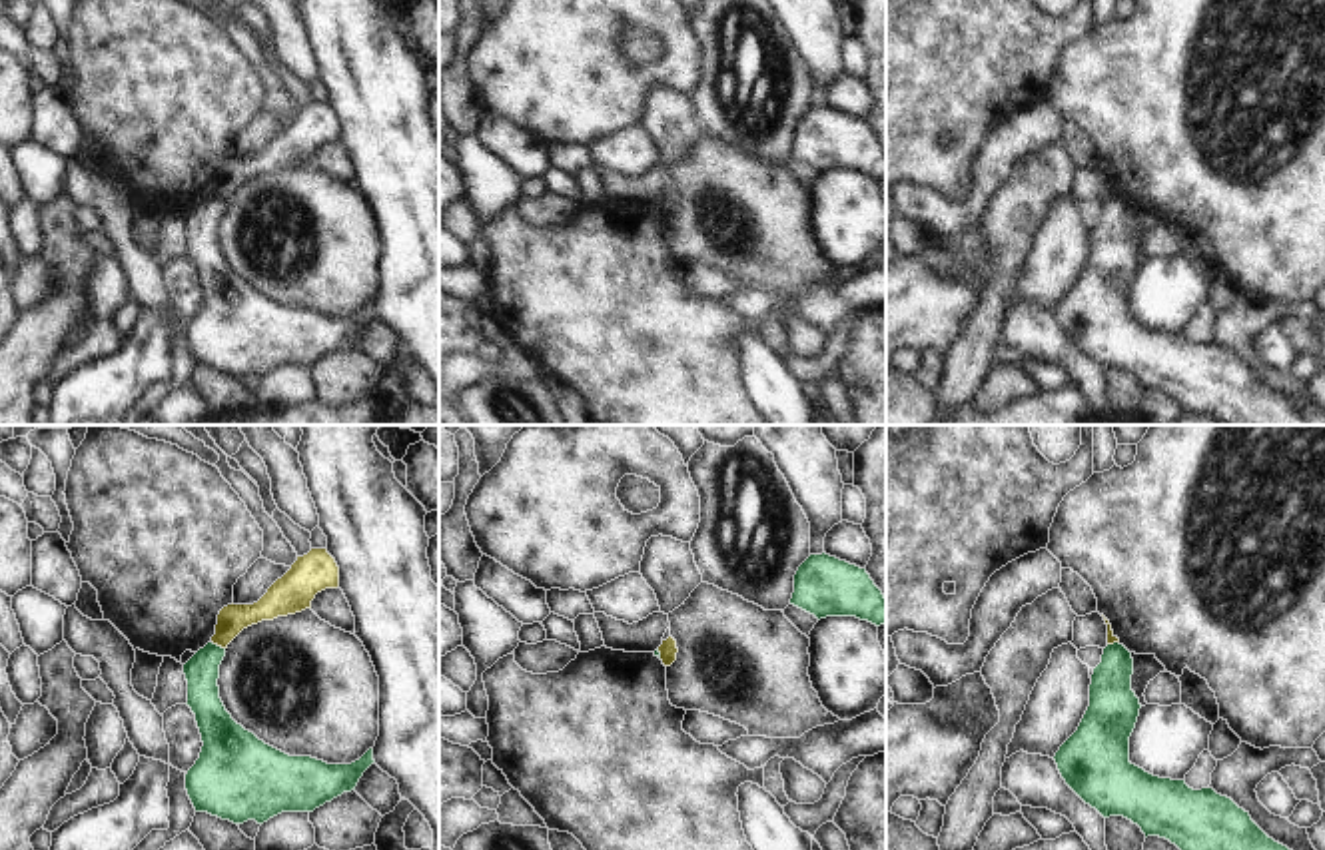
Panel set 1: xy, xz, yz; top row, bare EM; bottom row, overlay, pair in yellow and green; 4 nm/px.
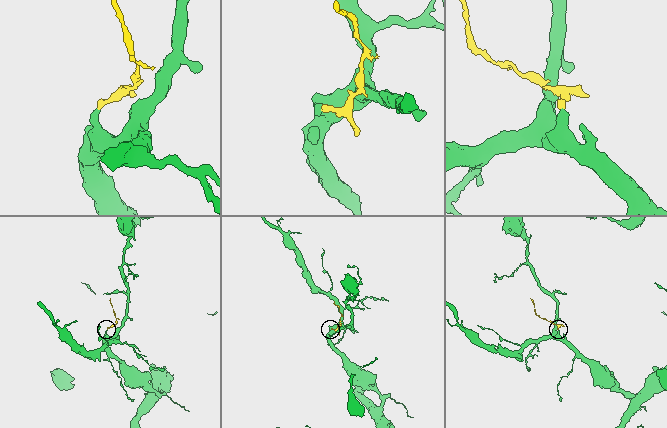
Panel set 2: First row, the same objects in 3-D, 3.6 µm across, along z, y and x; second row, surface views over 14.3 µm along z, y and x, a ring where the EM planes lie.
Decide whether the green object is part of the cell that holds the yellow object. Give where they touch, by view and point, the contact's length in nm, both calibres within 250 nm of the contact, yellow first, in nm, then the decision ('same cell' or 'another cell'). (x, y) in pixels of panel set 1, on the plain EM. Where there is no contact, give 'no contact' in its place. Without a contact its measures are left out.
xy (218, 198) | 70 nm | 120/140 nm | another cell

